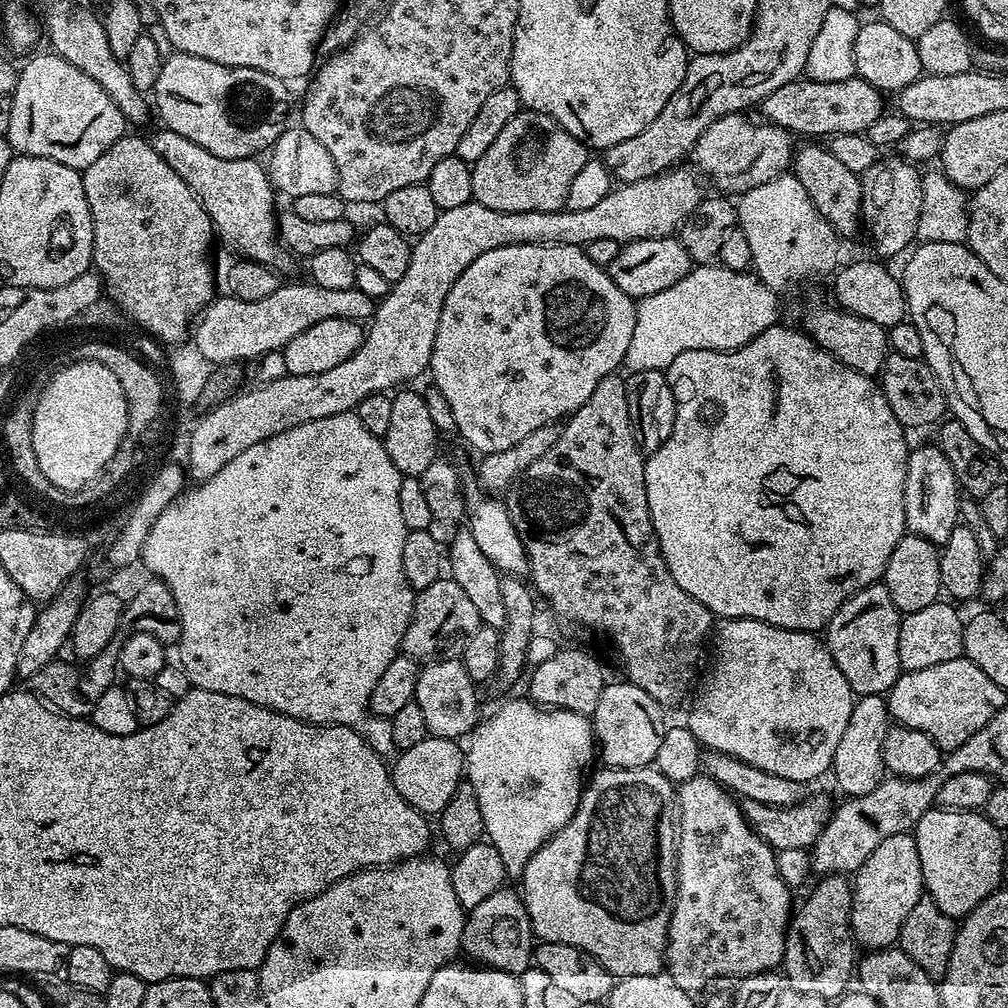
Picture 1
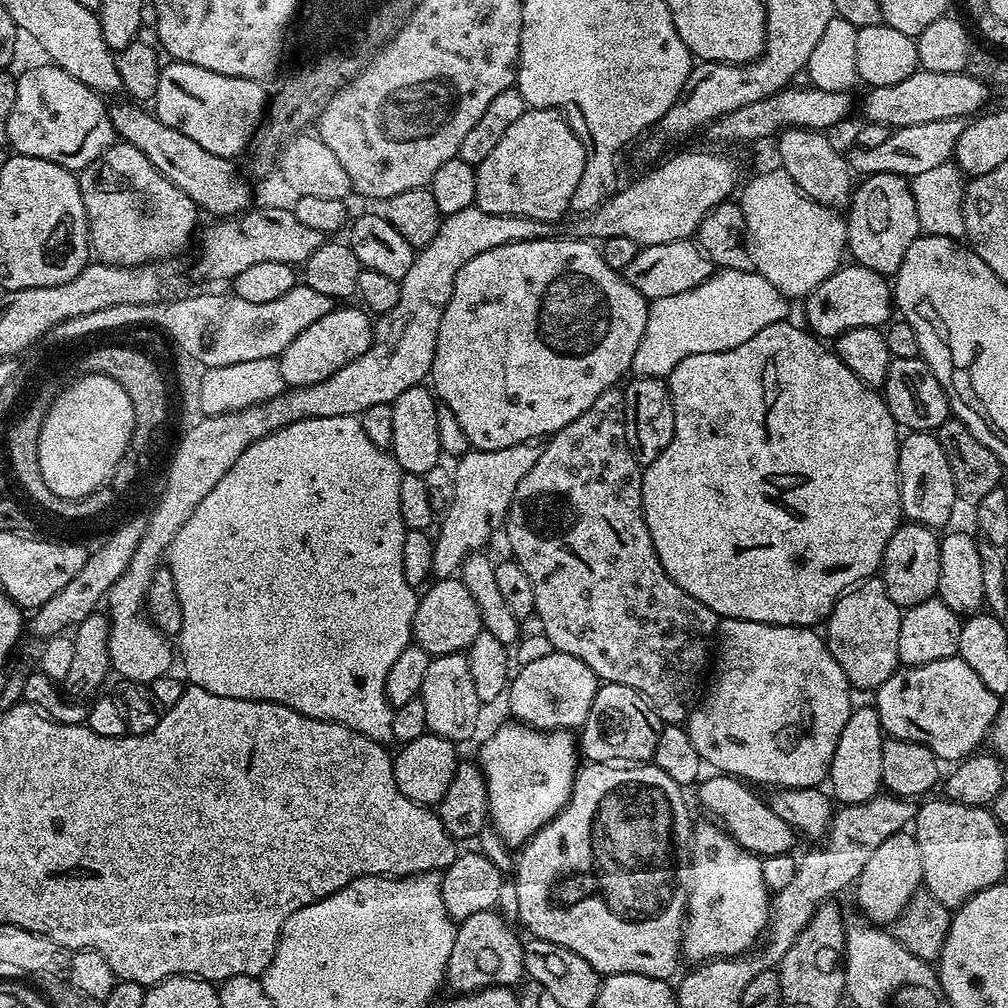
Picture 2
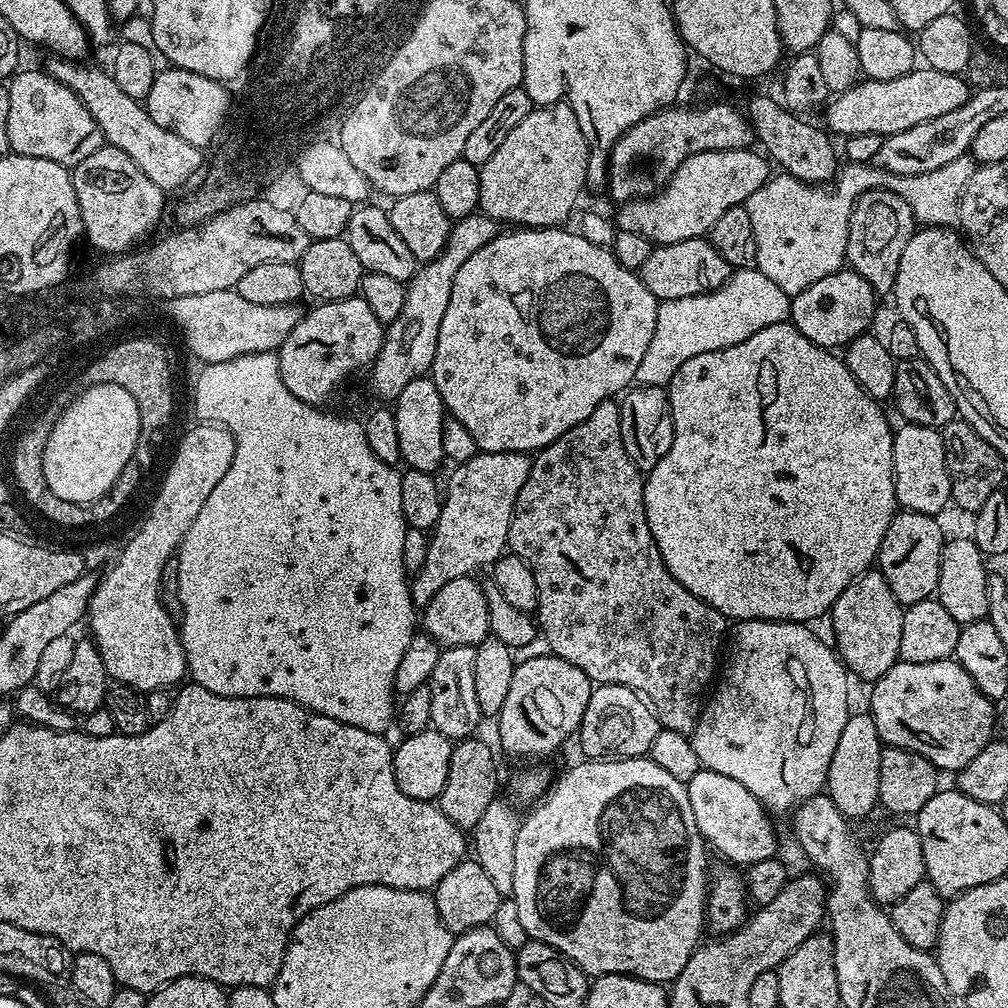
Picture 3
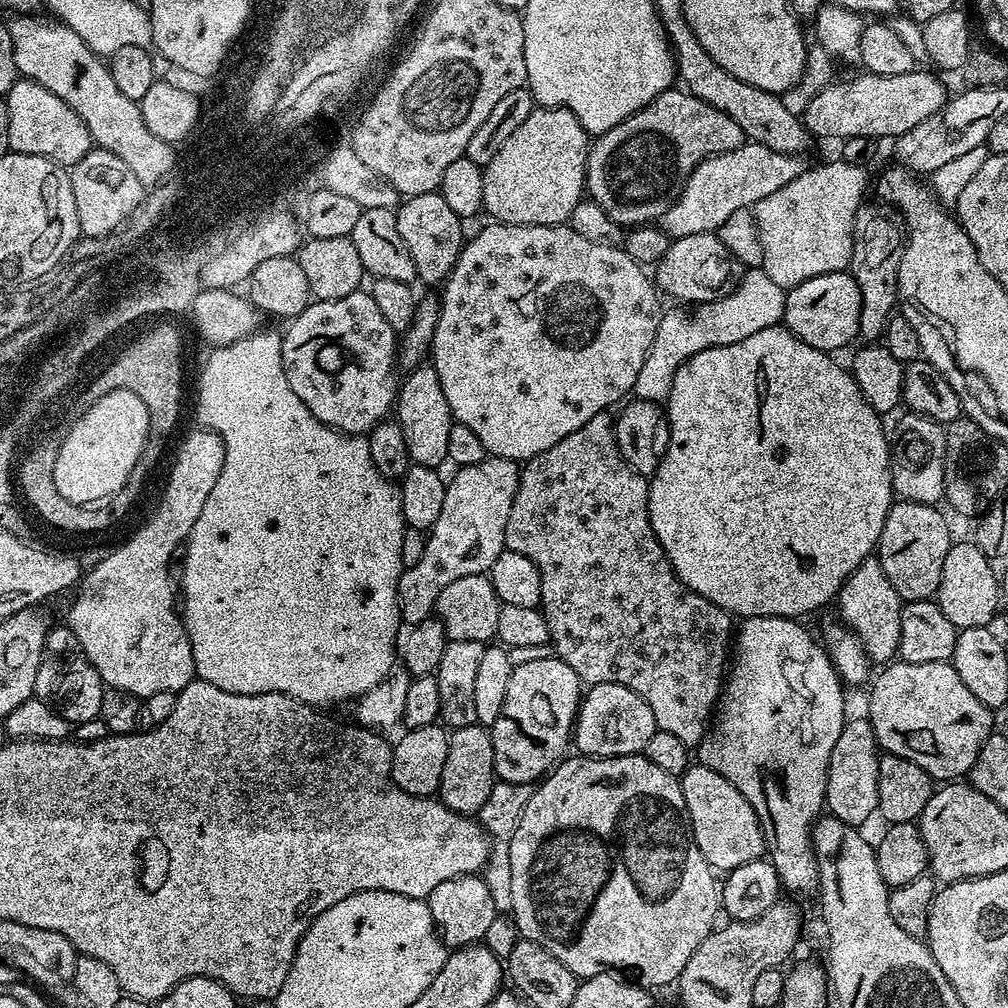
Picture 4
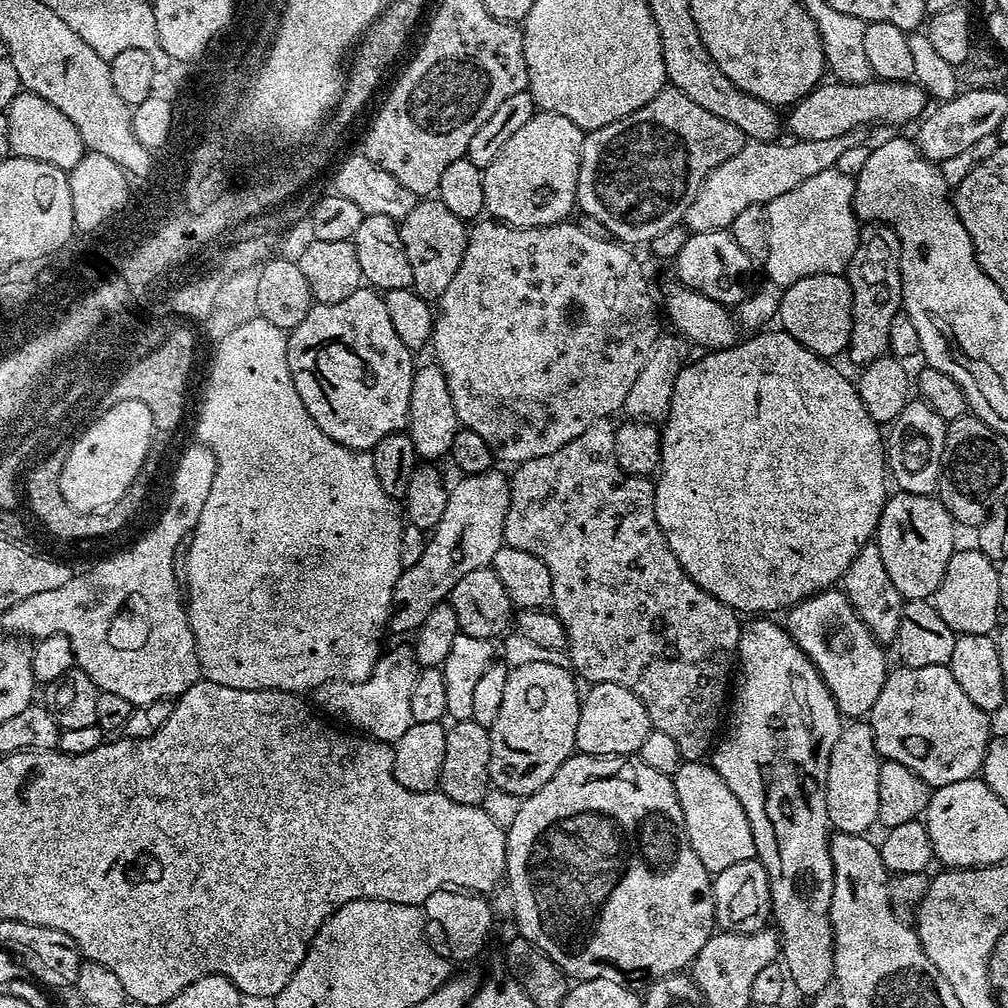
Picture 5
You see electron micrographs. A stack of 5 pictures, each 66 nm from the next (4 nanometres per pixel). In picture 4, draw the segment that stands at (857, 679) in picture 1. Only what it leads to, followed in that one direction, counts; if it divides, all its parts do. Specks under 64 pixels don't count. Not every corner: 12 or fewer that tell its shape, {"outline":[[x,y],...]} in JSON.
{"outline":[[879,559],[840,588],[839,619],[873,665],[900,651],[902,601]]}

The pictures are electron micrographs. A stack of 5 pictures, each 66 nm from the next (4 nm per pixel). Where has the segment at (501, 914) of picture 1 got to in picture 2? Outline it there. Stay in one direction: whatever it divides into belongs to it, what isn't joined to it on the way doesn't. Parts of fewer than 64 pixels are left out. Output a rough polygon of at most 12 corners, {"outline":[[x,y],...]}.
{"outline":[[493,910],[459,921],[447,987],[525,979],[524,940]]}

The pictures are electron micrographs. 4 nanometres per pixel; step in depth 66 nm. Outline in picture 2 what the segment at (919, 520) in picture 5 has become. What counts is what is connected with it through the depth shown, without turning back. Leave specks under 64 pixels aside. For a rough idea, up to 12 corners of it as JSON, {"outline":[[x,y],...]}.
{"outline":[[901,523],[882,579],[901,610],[938,590],[940,536]]}

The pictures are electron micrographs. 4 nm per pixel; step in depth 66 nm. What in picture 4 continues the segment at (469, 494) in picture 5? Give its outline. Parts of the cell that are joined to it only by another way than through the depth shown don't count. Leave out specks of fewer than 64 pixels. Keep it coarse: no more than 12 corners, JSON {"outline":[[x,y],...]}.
{"outline":[[456,468],[422,558],[398,582],[400,619],[429,619],[450,582],[505,551],[522,468]]}

